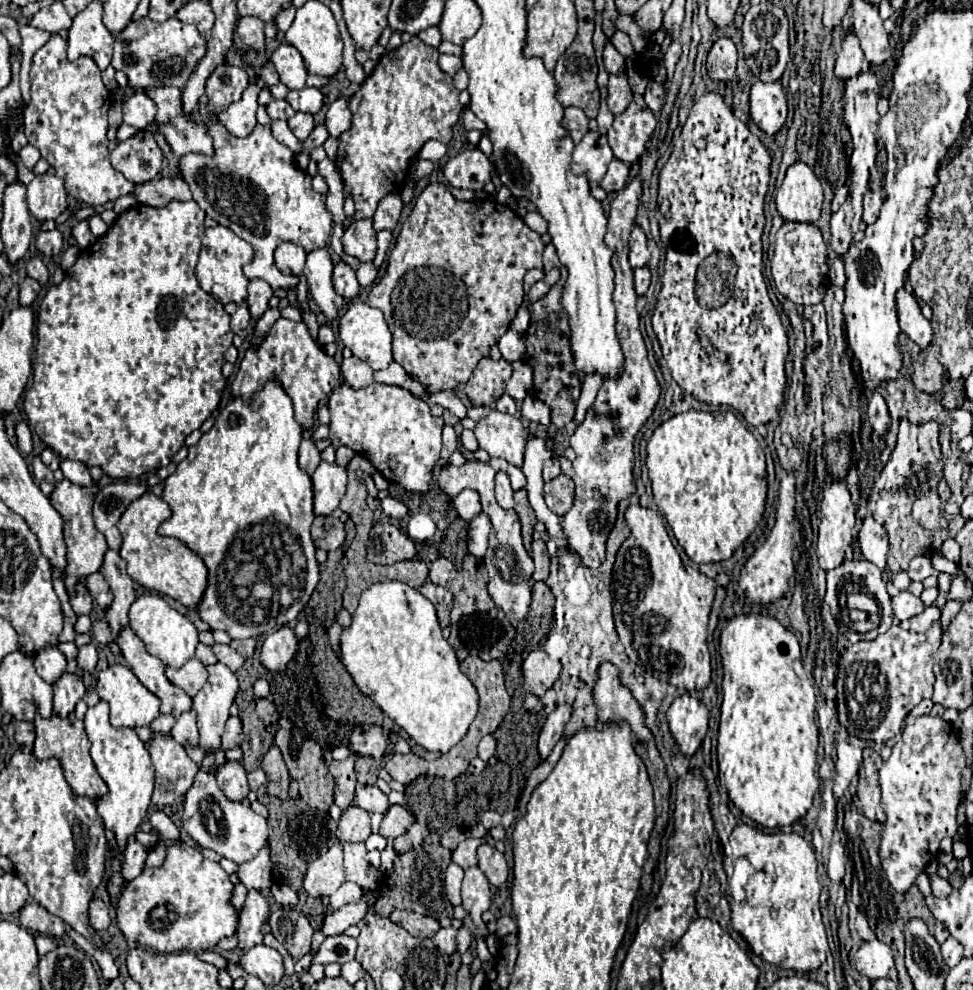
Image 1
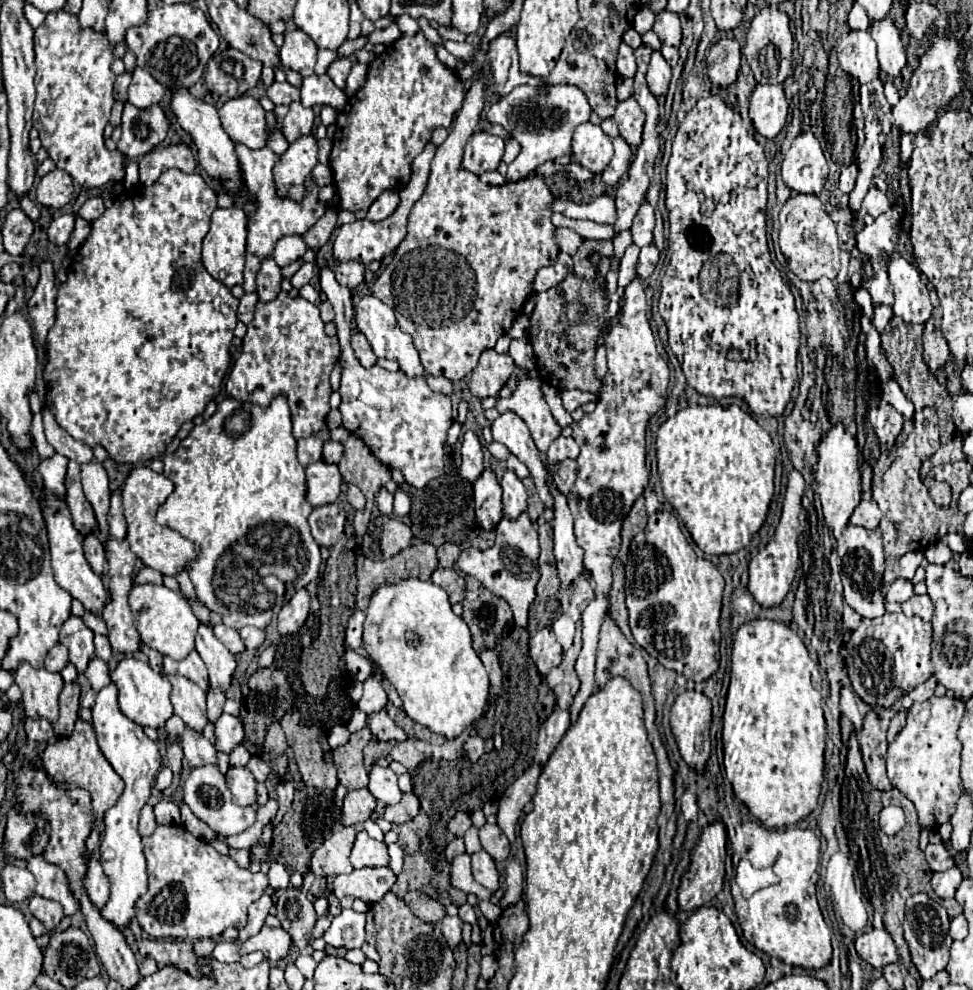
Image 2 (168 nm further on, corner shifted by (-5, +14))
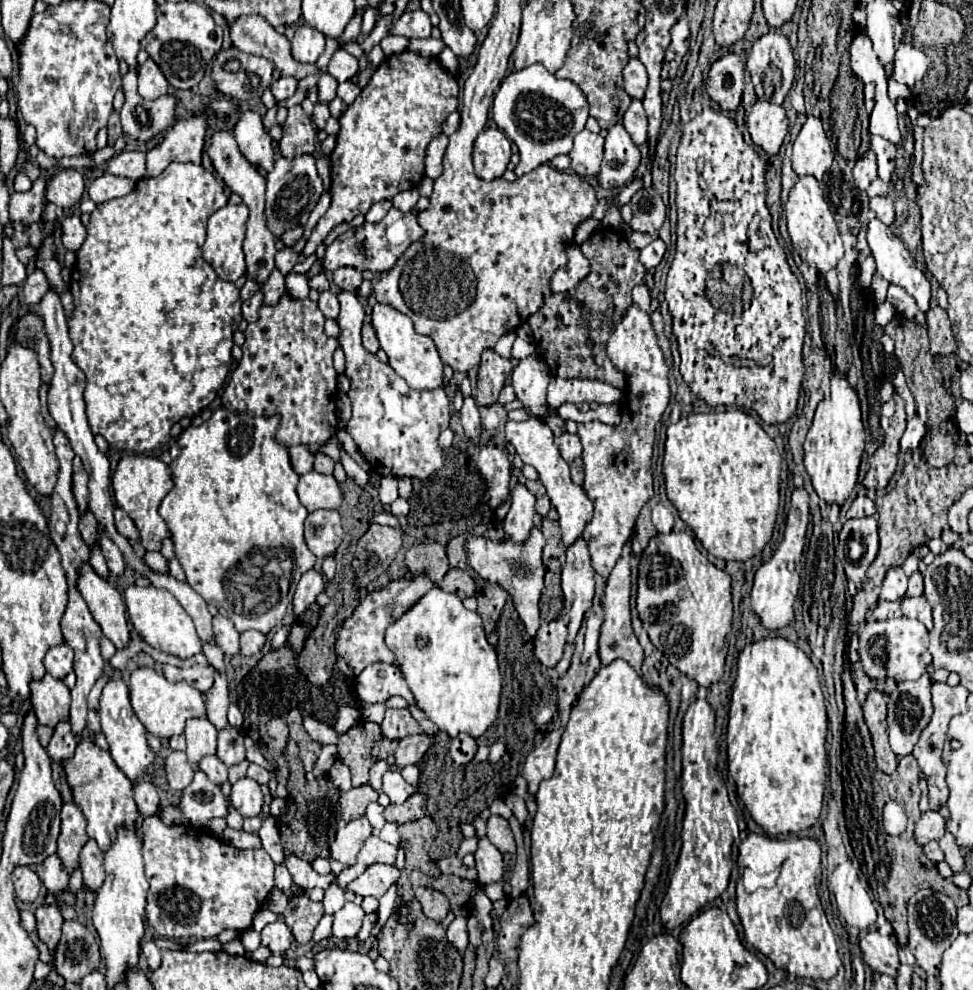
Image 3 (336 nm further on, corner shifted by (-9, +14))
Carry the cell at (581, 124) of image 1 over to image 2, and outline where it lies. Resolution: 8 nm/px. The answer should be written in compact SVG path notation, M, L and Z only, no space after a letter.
M568 84L548 86L546 96L540 96L536 88L518 86L508 96L492 104L492 108L486 112L488 122L504 126L522 146L522 152L518 154L518 158L512 164L508 164L506 180L518 182L536 166L566 154L570 150L570 142L576 126L588 122L590 112L592 110L586 94L582 94L582 90L578 90L576 86L568 86Z

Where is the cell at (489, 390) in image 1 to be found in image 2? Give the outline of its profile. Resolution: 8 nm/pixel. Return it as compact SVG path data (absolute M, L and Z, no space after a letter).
M484 350L478 366L470 378L470 392L476 398L498 396L500 388L506 384L510 374L514 372L514 360L510 354L498 354L496 350Z

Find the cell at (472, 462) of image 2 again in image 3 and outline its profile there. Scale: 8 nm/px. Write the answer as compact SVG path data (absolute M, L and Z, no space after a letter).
M472 396L464 398L462 410L460 410L460 422L462 422L462 428L466 432L466 438L470 442L478 440L478 436L480 436L480 414L478 414L478 406L476 406Z

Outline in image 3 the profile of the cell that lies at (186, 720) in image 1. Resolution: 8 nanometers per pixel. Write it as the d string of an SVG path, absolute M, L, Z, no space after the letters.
M206 756L200 762L200 770L210 778L210 782L222 786L228 780L228 768L222 764L218 756Z

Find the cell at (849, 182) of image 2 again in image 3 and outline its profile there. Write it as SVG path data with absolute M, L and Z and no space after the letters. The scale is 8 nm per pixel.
M868 152L854 166L854 182L860 190L866 190L870 186L870 182L876 180L876 178L878 178L878 174L876 174L876 156L872 152Z

